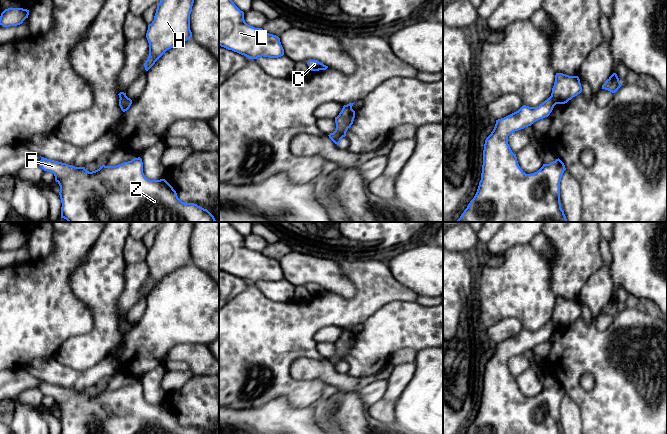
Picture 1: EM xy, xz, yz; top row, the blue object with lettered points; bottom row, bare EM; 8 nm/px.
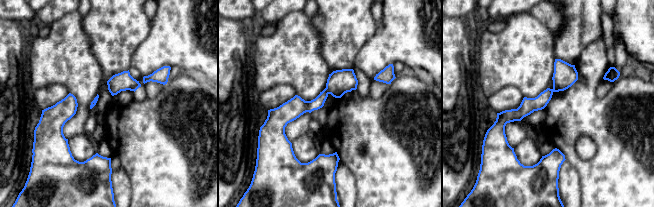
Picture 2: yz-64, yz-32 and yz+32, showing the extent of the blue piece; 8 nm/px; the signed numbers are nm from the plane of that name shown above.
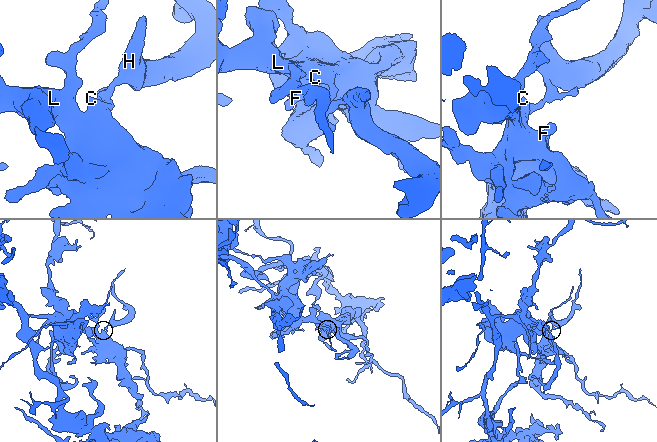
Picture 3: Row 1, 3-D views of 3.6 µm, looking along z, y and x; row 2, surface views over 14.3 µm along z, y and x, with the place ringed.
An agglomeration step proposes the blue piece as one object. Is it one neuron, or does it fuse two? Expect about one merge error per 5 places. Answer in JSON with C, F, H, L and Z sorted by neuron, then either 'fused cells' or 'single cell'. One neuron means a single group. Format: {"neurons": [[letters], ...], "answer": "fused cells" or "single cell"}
{"neurons": [["C", "F", "L", "Z"], ["H"]], "answer": "fused cells"}

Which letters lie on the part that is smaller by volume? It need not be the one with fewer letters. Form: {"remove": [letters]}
{"remove": ["H"]}

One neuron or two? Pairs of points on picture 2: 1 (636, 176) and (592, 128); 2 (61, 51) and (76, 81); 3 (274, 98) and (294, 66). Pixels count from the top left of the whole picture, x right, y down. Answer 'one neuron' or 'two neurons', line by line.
1: one neuron
2: one neuron
3: two neurons

